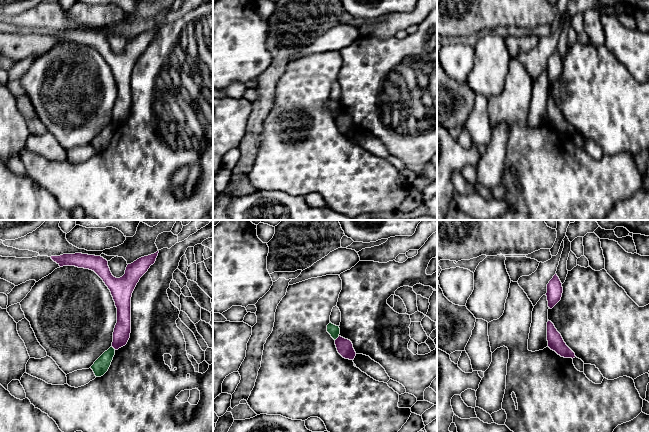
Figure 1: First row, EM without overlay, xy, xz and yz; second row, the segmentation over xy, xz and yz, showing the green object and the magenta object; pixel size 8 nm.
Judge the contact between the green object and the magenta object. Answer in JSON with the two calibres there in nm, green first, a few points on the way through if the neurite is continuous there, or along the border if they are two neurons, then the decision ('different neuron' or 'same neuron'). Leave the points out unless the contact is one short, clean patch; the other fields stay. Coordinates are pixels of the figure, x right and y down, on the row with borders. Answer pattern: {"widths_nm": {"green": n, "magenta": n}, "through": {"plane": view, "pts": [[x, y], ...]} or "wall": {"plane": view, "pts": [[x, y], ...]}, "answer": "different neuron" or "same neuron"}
{"widths_nm": {"green": 90, "magenta": 130}, "wall": {"plane": "xz", "pts": [[339, 336], [335, 340]]}, "answer": "different neuron"}

